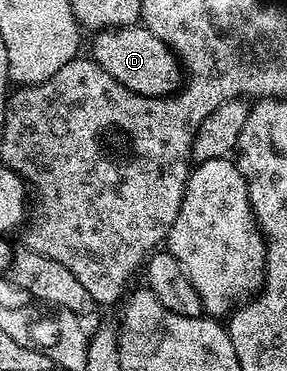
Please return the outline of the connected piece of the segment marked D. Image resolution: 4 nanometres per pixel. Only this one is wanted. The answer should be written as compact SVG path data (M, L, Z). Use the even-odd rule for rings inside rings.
M142 25L116 27L97 32L93 39L89 54L94 62L99 63L129 91L135 91L137 95L165 97L179 90L184 71L178 68L175 48L169 47L166 40L158 38L153 30L145 31Z

